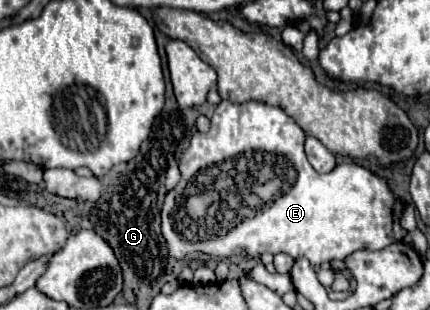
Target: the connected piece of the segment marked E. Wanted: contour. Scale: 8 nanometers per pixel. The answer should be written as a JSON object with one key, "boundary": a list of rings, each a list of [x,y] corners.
{"boundary":[[[220,102],[210,118],[210,130],[206,134],[196,132],[192,136],[192,142],[188,146],[188,150],[182,154],[180,158],[180,172],[182,178],[176,184],[176,188],[168,190],[164,200],[162,200],[162,212],[160,212],[160,228],[162,228],[162,238],[166,240],[168,246],[168,254],[174,258],[184,258],[192,252],[204,252],[212,258],[230,258],[238,254],[248,254],[248,256],[260,256],[264,252],[270,254],[278,254],[284,252],[288,256],[296,258],[308,258],[310,266],[322,264],[322,262],[330,262],[330,260],[344,260],[348,254],[352,254],[354,250],[382,250],[386,248],[390,242],[400,242],[404,238],[404,230],[400,226],[400,218],[404,212],[404,204],[390,192],[388,184],[384,180],[380,180],[378,176],[374,176],[370,170],[358,166],[358,164],[340,164],[336,166],[332,172],[328,174],[318,174],[304,152],[304,140],[306,134],[302,132],[302,128],[282,110],[282,108],[274,108],[268,106],[264,102],[246,102],[246,104],[232,104],[232,102]]]}

